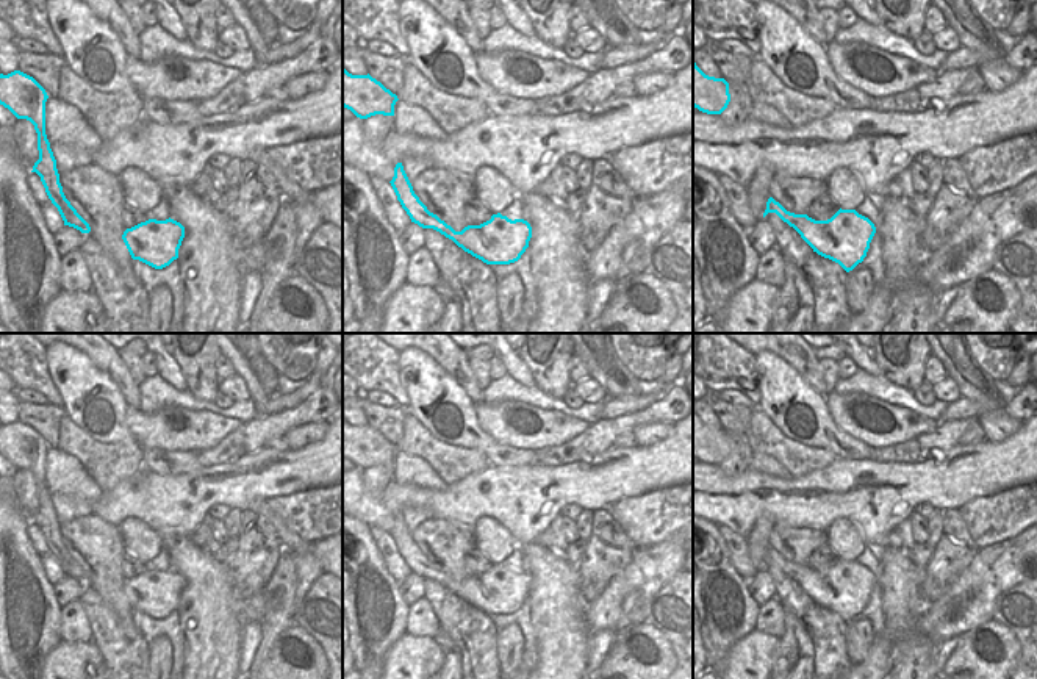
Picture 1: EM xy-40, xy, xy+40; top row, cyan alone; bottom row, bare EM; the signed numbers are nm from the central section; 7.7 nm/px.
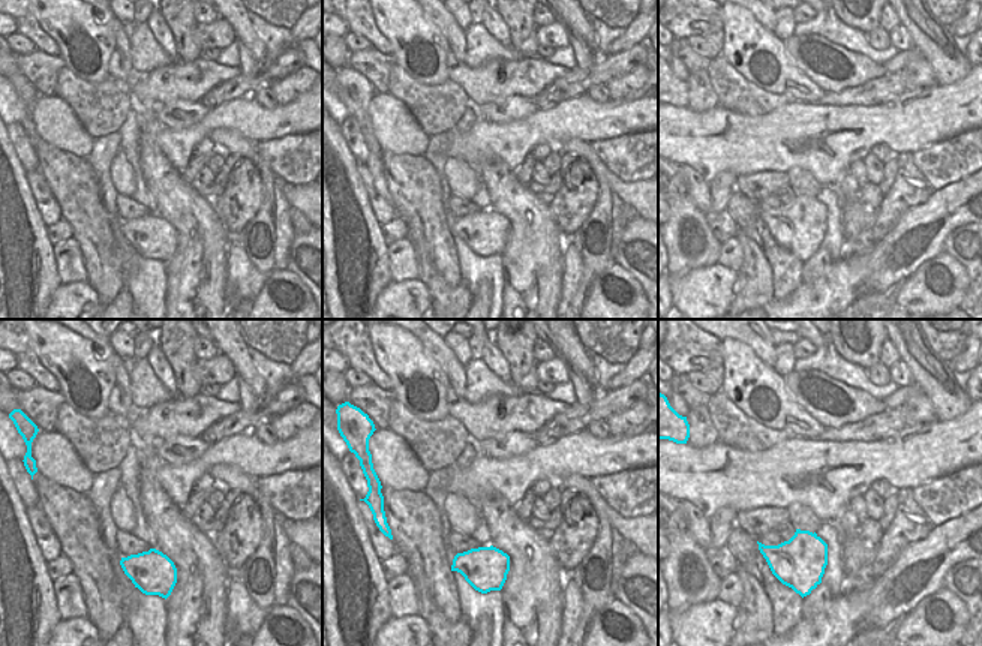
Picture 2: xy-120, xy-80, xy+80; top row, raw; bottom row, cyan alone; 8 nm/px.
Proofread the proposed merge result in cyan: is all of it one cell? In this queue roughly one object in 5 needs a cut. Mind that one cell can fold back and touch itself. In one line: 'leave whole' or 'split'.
leave whole

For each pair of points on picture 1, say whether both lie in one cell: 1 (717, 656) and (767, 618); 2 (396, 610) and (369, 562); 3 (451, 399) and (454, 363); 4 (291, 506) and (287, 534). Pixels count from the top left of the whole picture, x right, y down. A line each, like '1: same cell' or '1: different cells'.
1: different cells
2: same cell
3: different cells
4: different cells

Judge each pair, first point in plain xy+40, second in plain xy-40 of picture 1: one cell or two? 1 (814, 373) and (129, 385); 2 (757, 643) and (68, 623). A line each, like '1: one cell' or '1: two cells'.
1: one cell
2: two cells

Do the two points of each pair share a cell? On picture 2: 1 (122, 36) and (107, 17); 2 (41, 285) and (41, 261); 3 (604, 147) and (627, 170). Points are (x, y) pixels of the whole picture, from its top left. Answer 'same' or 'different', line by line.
1: same
2: same
3: same

